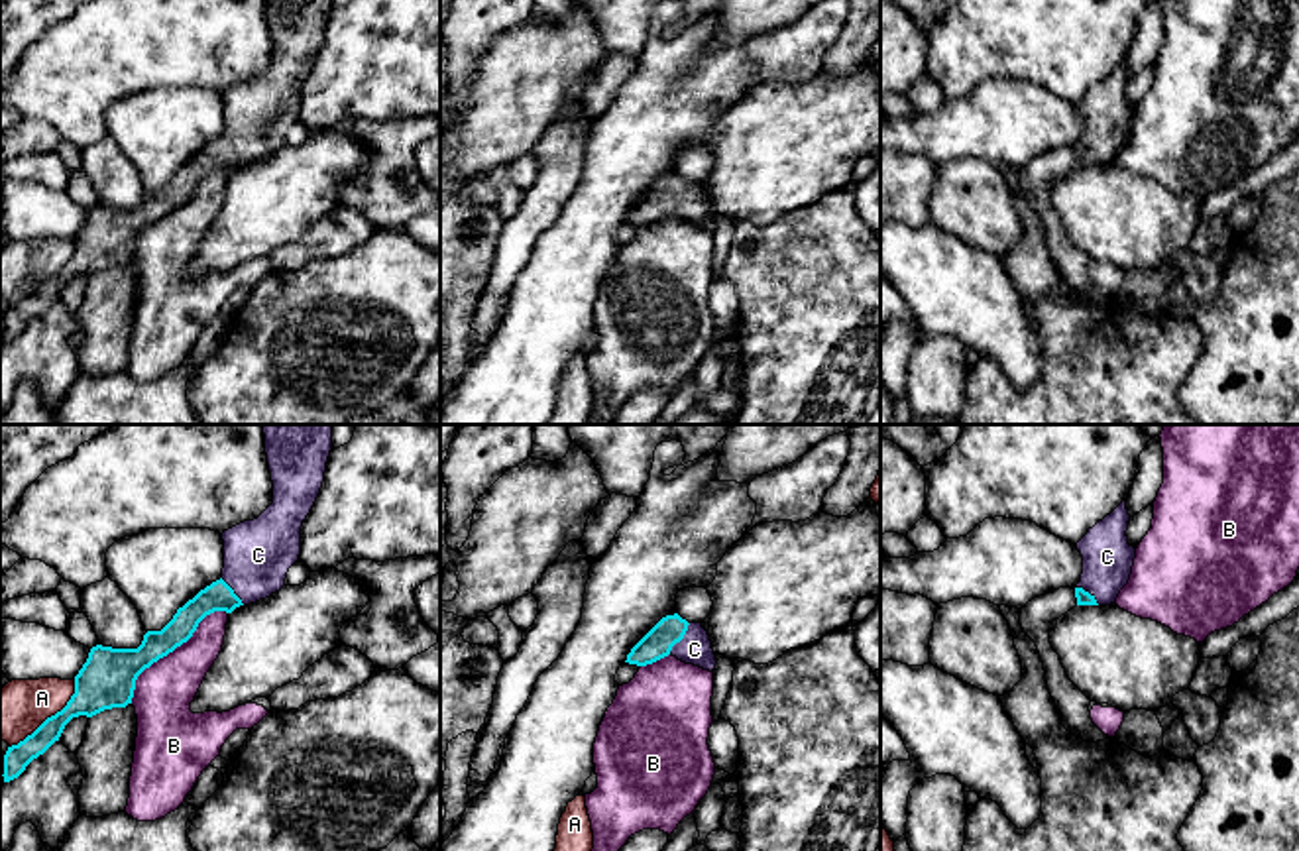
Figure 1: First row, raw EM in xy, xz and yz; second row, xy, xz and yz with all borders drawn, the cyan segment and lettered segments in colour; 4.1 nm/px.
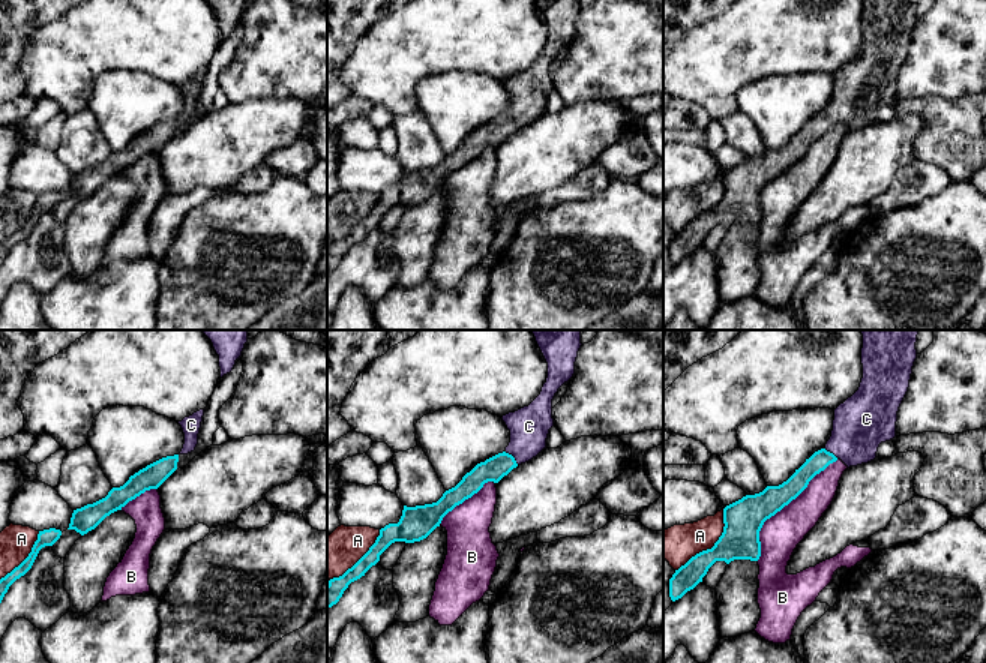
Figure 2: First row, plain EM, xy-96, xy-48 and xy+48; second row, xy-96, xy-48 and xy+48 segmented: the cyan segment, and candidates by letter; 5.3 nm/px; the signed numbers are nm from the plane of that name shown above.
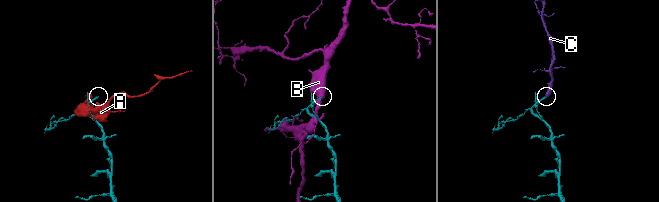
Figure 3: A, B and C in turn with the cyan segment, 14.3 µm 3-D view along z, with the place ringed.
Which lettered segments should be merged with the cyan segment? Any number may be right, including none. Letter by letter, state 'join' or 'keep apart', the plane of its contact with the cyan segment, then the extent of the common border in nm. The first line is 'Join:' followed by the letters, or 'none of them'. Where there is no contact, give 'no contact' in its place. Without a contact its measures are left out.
Join: C
A: keep apart | xy | 380 nm
B: keep apart | xy | 550 nm
C: join | xz | 160 nm

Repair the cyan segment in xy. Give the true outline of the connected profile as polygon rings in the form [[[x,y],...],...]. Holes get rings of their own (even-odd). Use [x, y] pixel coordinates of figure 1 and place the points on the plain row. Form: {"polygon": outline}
{"polygon": [[[265,0],[273,63],[257,79],[222,92],[222,138],[179,167],[161,191],[147,191],[138,208],[92,206],[67,265],[8,307],[4,342],[18,338],[59,301],[73,277],[132,263],[138,236],[187,202],[206,175],[232,173],[285,145],[289,128],[299,120],[301,86],[320,53],[330,10],[332,0]]]}

